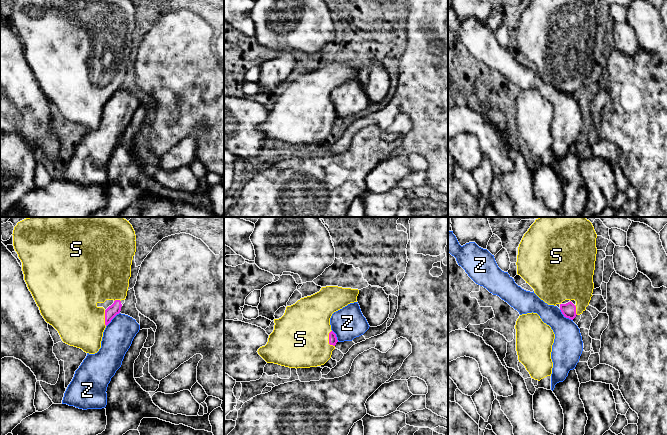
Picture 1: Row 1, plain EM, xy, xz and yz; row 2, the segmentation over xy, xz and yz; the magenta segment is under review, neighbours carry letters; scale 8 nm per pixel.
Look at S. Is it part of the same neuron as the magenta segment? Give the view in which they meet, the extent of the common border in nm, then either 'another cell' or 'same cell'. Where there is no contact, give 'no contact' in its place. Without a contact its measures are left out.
xz | 140 nm | same cell

